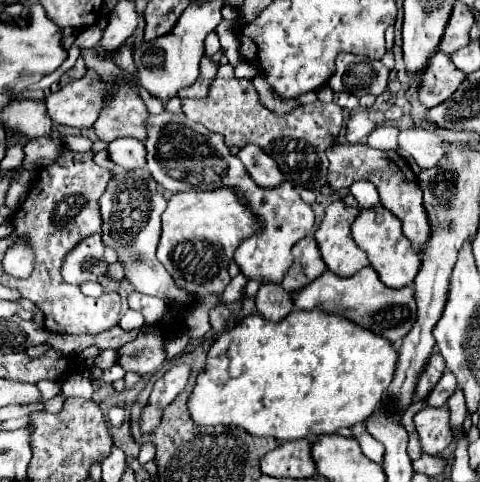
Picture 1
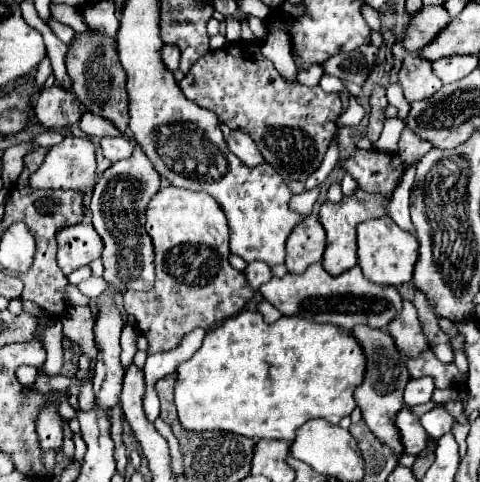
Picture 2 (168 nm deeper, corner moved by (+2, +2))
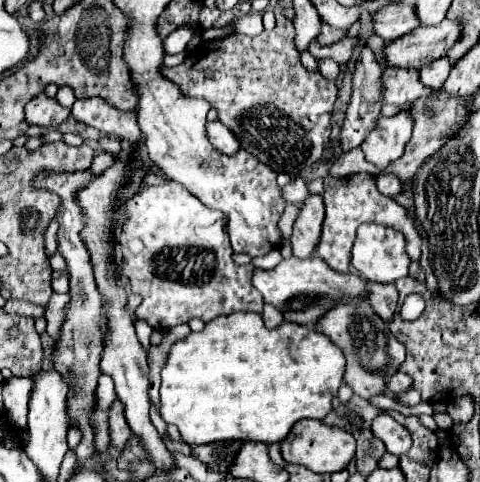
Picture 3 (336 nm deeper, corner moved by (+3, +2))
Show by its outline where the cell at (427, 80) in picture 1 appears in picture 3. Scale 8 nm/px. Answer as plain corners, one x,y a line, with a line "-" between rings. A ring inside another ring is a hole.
387,67
381,75
383,85
383,103
393,103
403,107
407,101
415,101
419,97
431,95
431,89
427,89
419,81
417,69
399,69
399,67

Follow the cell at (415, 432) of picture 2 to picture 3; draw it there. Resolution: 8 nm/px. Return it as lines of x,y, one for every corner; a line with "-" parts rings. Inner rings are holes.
377,415
371,423
371,431
377,439
385,443
387,453
393,453
397,457
407,453
411,447
409,431
403,425
399,425
395,419
391,419
389,415

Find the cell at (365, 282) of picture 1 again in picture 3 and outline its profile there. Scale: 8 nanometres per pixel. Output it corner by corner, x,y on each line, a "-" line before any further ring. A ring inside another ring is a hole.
311,255
307,259
289,257
269,271
255,269
251,283
263,295
265,303
275,305
287,321
307,327
311,327
329,307
333,307
335,299
347,301
351,297
367,297
365,285
355,273
335,273
319,255

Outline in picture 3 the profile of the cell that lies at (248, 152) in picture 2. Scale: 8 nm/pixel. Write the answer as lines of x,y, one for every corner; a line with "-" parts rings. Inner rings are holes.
219,121
207,123
207,139
217,151
221,151
225,155
233,155
235,149
239,149
239,143
235,141
235,135

